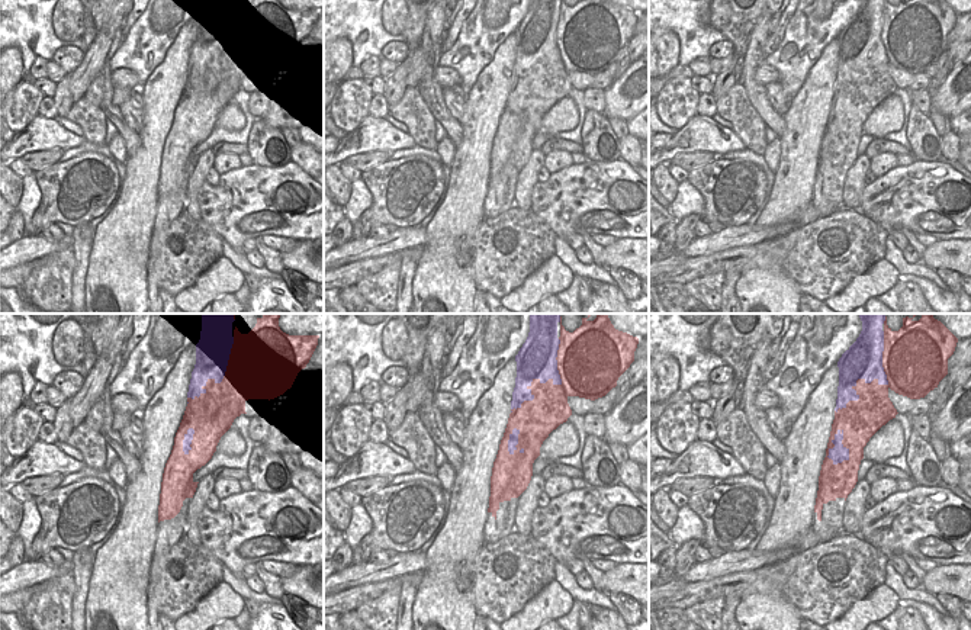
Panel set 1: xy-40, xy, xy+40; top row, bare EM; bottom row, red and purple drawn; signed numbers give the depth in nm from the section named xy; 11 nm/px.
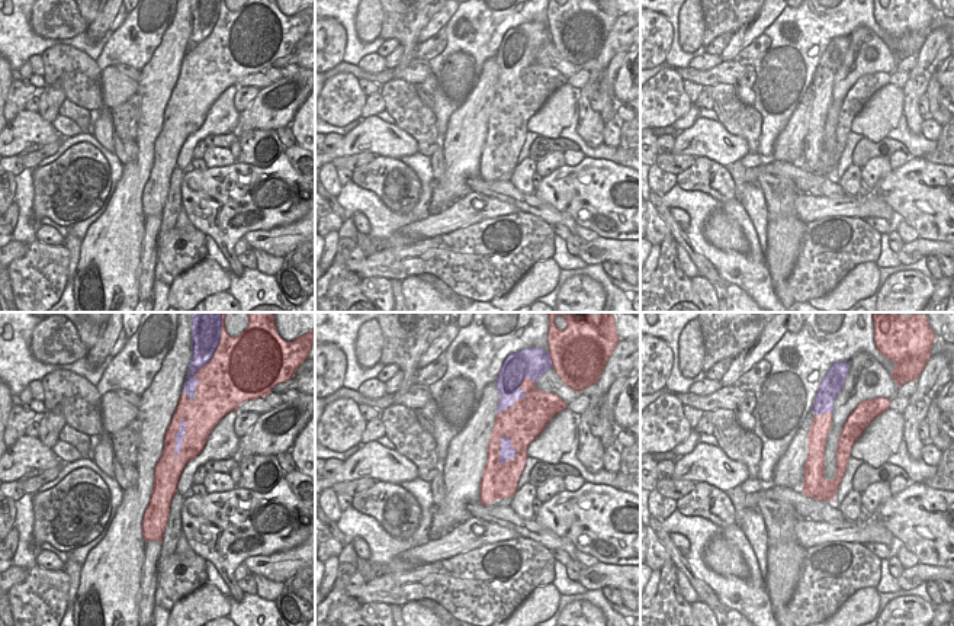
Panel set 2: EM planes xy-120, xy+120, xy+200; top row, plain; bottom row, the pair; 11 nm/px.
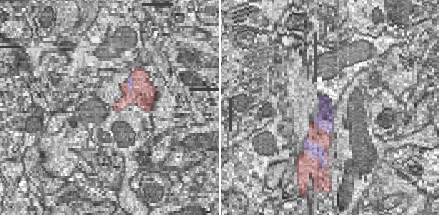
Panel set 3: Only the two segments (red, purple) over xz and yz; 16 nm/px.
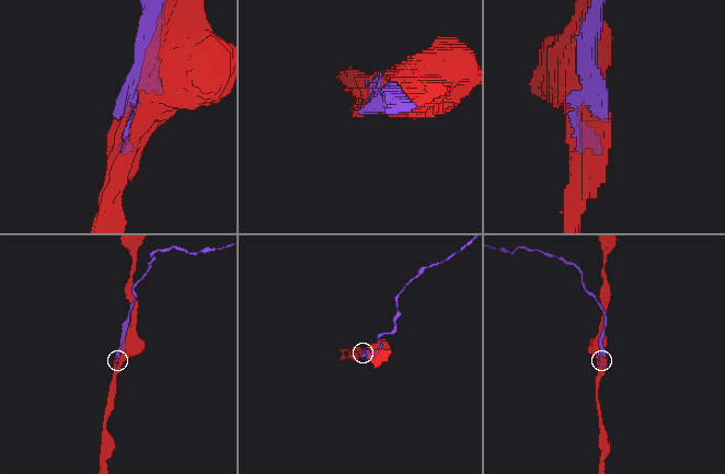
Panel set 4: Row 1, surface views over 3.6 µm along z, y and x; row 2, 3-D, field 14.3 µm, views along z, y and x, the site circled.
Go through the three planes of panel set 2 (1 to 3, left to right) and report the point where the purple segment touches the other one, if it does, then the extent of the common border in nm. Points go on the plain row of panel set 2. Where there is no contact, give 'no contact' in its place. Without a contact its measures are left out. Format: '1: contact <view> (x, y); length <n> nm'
1: contact xy-120 (208, 38); length 900 nm
2: contact xy+120 (526, 70); length 550 nm
3: contact xy+200 (824, 89); length 200 nm

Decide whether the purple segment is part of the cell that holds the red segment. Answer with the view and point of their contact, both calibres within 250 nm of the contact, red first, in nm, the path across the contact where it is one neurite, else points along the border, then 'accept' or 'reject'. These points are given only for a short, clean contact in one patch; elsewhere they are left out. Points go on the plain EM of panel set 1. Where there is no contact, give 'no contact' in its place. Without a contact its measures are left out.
meets red in xy+40 at (877, 55); 340 nm thick on the red side, 380 nm on the other; reject

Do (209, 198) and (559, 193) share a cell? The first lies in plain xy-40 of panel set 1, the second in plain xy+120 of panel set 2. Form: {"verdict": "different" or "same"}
{"verdict": "same"}

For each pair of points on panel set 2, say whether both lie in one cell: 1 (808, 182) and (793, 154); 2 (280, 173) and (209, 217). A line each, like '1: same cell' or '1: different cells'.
1: different cells
2: same cell

